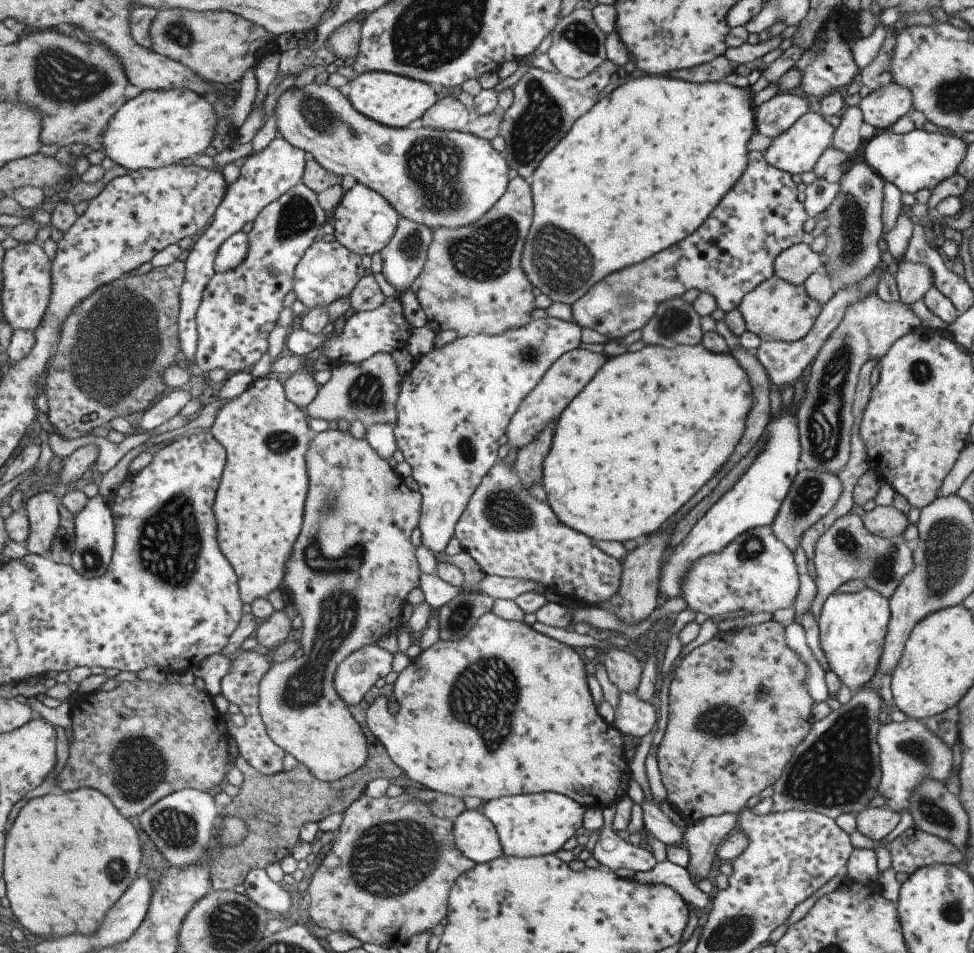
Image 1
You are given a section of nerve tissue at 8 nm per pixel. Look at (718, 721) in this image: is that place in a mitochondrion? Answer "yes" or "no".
yes

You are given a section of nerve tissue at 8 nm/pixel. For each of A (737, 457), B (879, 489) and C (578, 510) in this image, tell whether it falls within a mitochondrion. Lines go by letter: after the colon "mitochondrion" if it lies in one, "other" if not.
A: other
B: other
C: other

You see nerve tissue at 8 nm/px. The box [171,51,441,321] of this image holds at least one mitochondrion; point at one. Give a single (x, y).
(297, 216)

